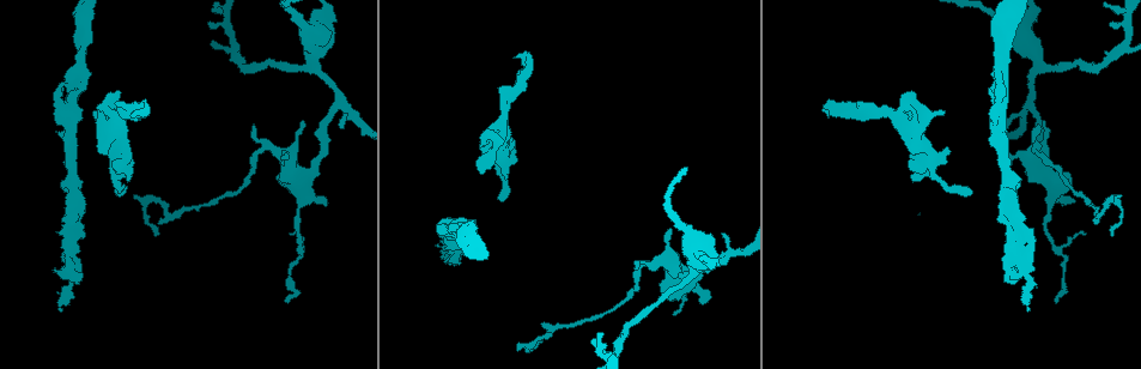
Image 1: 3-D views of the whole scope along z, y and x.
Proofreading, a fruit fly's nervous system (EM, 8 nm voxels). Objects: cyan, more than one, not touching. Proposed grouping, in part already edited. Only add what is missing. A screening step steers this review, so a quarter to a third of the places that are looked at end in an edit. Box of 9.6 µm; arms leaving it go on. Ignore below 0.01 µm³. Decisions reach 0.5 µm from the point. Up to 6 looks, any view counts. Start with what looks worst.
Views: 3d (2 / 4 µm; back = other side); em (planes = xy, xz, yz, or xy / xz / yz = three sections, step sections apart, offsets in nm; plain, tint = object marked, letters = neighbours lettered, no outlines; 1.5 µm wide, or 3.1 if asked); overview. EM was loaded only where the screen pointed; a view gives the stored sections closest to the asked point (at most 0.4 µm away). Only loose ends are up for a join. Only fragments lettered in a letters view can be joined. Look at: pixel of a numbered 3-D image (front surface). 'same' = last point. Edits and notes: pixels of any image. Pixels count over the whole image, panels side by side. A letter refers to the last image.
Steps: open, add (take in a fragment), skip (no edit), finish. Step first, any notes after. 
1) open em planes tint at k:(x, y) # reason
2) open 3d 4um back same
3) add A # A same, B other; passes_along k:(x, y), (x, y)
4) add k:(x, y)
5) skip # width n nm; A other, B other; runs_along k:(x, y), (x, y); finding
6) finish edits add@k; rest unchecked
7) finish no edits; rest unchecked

open em planes letters at 1:(482, 173) # an open end

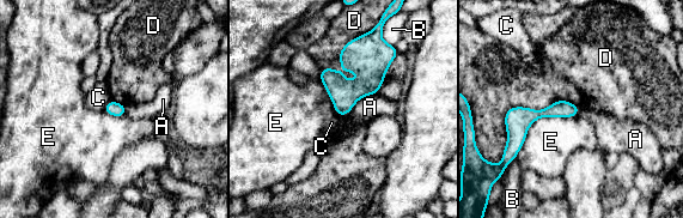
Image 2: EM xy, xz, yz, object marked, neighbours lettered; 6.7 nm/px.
skip # A other, B other, C other, D other, E other; runs_along 2:(574, 109), (532, 115), (512, 146); no lettered fragment goes on from it

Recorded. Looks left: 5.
open 3d 4um back at 1:(499, 87) # free end

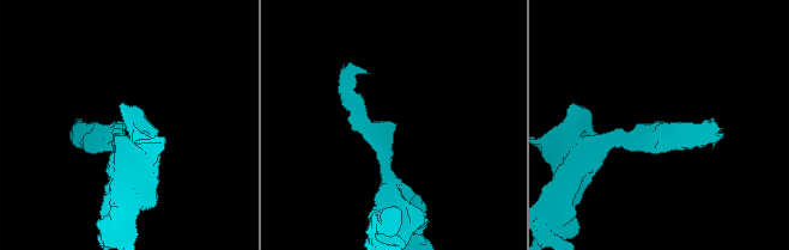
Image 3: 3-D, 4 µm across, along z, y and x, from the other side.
open em xy step 8 letters at 3:(391, 124) # now the EM

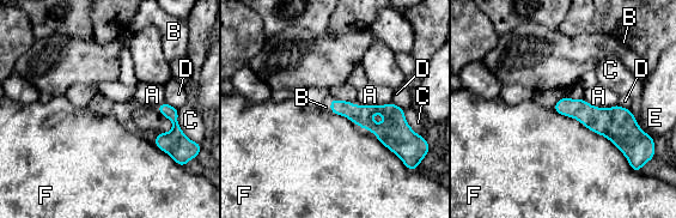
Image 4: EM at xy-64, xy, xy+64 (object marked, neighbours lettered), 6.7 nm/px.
open em planes letters same # cut it another way

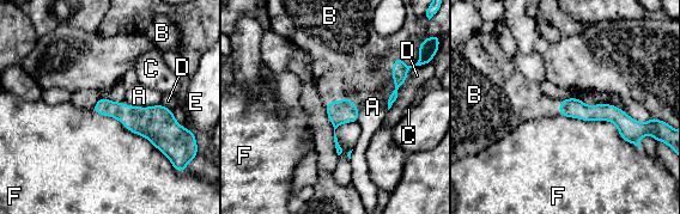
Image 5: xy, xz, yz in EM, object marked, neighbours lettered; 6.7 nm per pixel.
add B # width 130 nm; A other, B same, C other, D other, E other, F other; the neuron continues

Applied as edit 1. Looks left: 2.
finish edits add@5; rest unchecked

